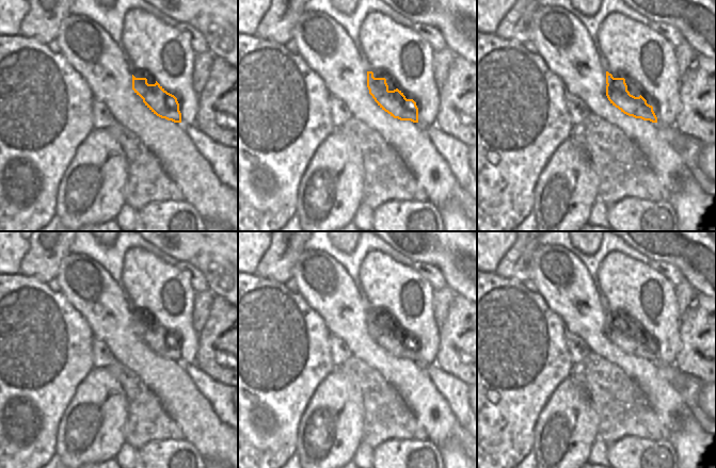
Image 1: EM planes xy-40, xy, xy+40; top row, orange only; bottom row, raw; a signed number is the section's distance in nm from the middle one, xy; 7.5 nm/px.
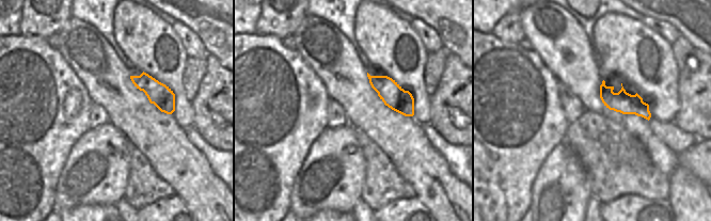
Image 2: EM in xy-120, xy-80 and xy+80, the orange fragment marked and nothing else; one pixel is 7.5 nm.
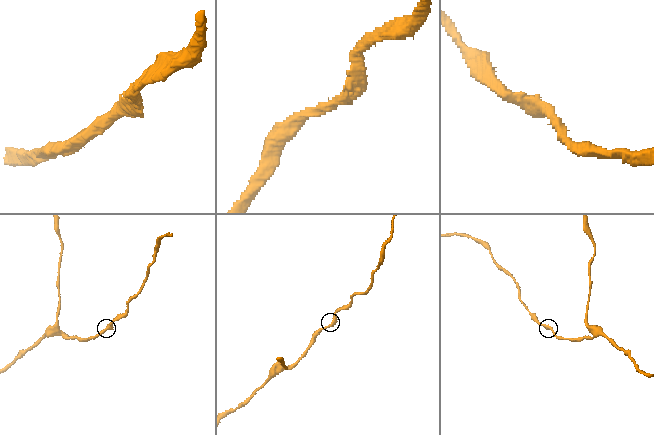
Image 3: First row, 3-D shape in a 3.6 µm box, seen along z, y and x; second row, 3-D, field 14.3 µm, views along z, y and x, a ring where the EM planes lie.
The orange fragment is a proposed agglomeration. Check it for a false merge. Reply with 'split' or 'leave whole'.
leave whole

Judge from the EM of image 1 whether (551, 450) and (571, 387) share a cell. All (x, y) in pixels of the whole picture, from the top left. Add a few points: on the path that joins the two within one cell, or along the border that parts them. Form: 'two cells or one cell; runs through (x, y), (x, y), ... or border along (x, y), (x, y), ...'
one cell; runs through (563, 434), (569, 422), (569, 403)

